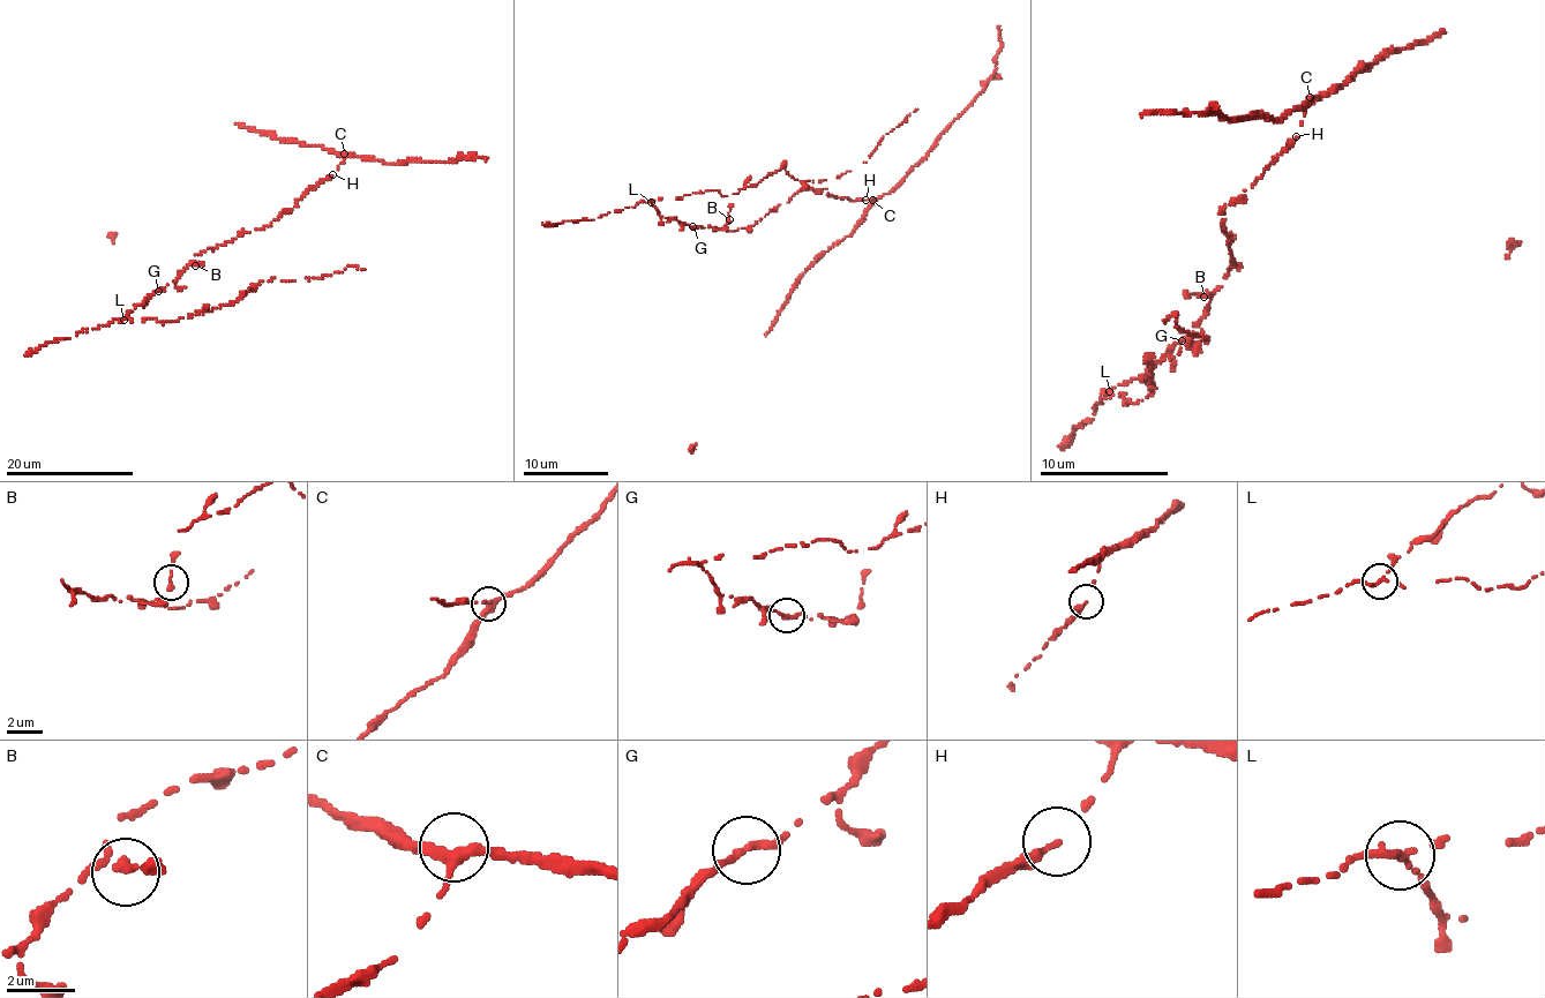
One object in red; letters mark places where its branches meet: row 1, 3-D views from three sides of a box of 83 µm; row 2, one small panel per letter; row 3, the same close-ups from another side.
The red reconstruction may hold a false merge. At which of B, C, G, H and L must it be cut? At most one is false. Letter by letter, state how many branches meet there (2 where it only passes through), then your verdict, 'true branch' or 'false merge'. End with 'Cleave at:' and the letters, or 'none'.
B: branches 3; true branch
C: branches 3; true branch
G: branches 2; true branch
H: branches 2; true branch
L: branches 3; false merge
Cleave at: L

